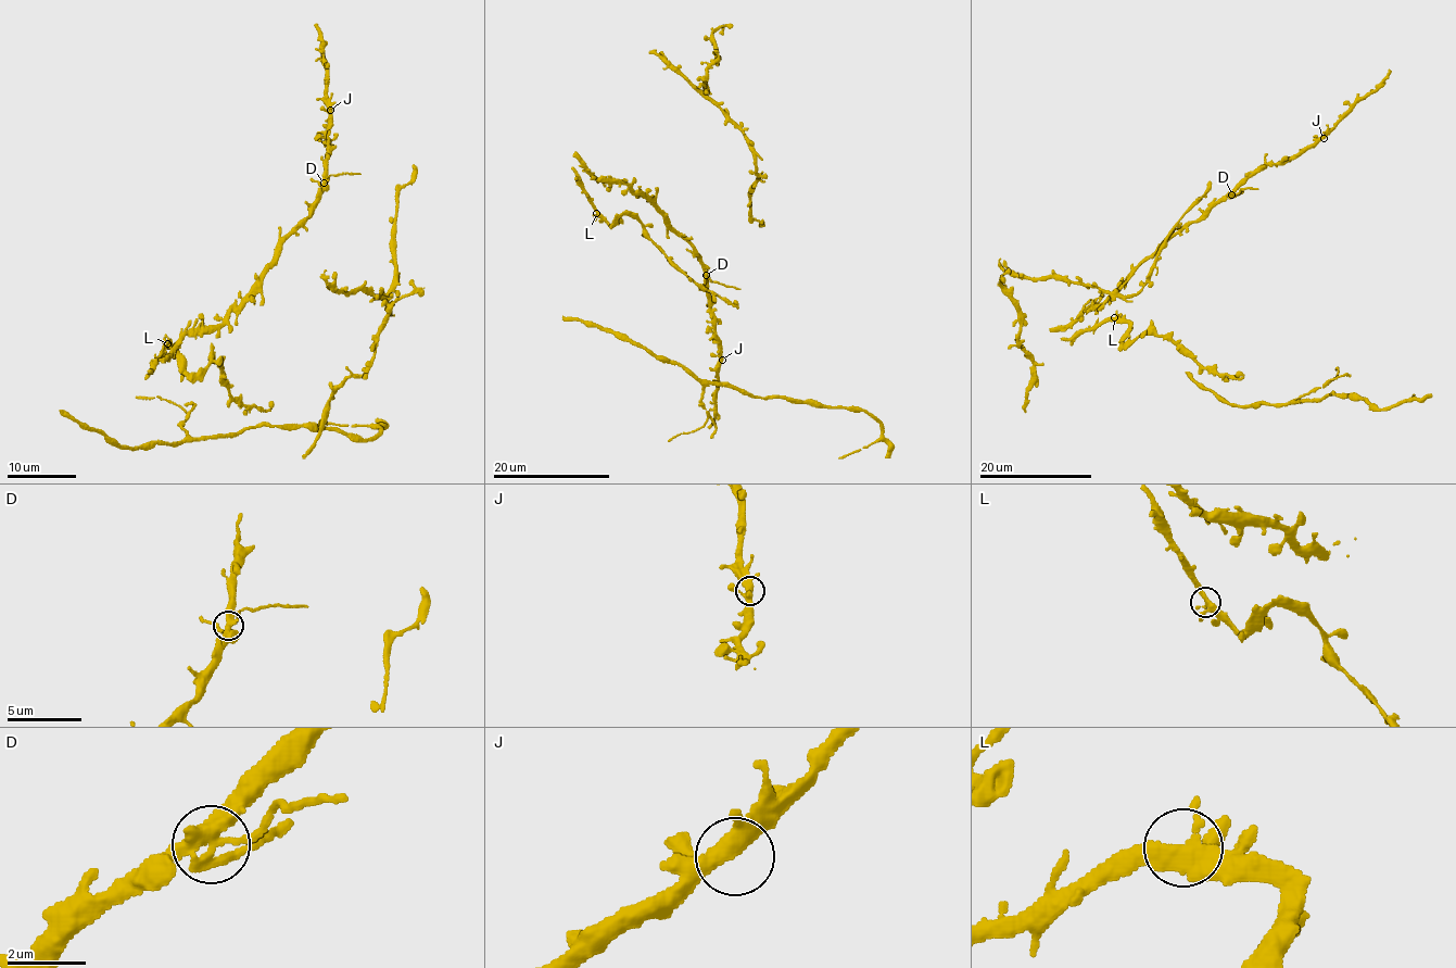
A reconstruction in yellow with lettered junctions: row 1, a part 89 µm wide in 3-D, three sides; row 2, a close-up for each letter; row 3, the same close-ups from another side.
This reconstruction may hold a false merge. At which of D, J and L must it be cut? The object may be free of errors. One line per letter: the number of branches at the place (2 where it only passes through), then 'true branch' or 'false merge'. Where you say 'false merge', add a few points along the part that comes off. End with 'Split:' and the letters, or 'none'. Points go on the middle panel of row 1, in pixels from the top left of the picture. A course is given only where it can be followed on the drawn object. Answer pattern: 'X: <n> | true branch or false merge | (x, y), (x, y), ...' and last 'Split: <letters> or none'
D: 4 | false merge | (706, 275), (711, 281), (741, 288)
J: 4 | true branch
L: 4 | true branch
Split: D

